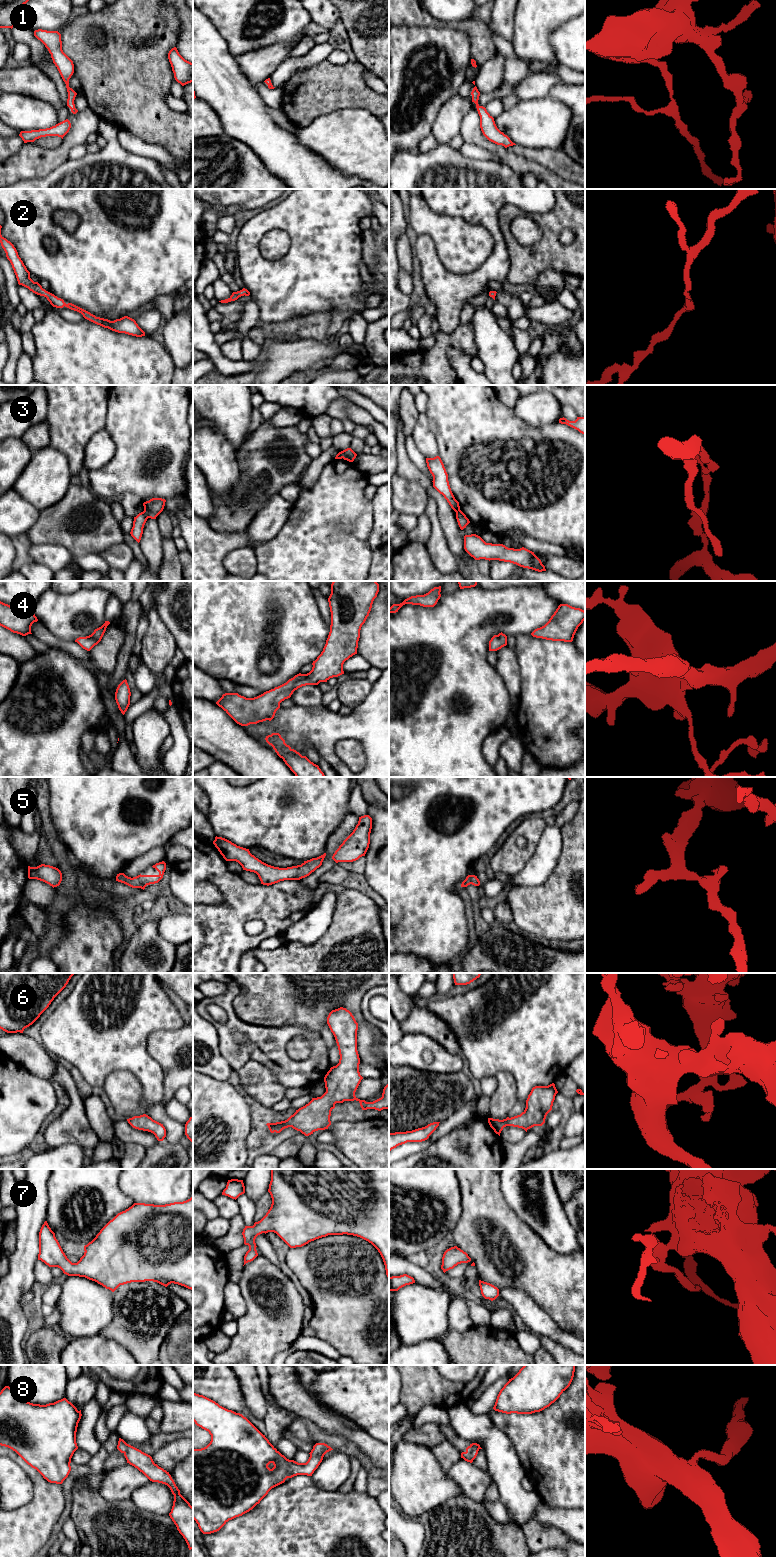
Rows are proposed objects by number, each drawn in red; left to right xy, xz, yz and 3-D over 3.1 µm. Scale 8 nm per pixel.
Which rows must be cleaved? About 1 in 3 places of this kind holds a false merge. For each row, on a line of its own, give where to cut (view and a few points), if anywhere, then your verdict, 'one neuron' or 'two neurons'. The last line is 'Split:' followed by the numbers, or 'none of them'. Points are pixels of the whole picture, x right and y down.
1: cut none; one neuron
2: cut none; one neuron
3: cut xy (143, 511), (148, 517); two neurons
4: cut none; one neuron
5: cut none; one neuron
6: cut none; one neuron
7: cut none; one neuron
8: cut none; one neuron
Split: 3

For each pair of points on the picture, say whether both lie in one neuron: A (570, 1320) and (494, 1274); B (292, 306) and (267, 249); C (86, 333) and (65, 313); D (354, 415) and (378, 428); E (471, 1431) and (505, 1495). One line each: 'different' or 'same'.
A: same
B: different
C: different
D: same
E: same

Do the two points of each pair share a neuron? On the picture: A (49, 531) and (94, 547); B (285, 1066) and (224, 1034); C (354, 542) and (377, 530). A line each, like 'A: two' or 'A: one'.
A: one
B: one
C: two

